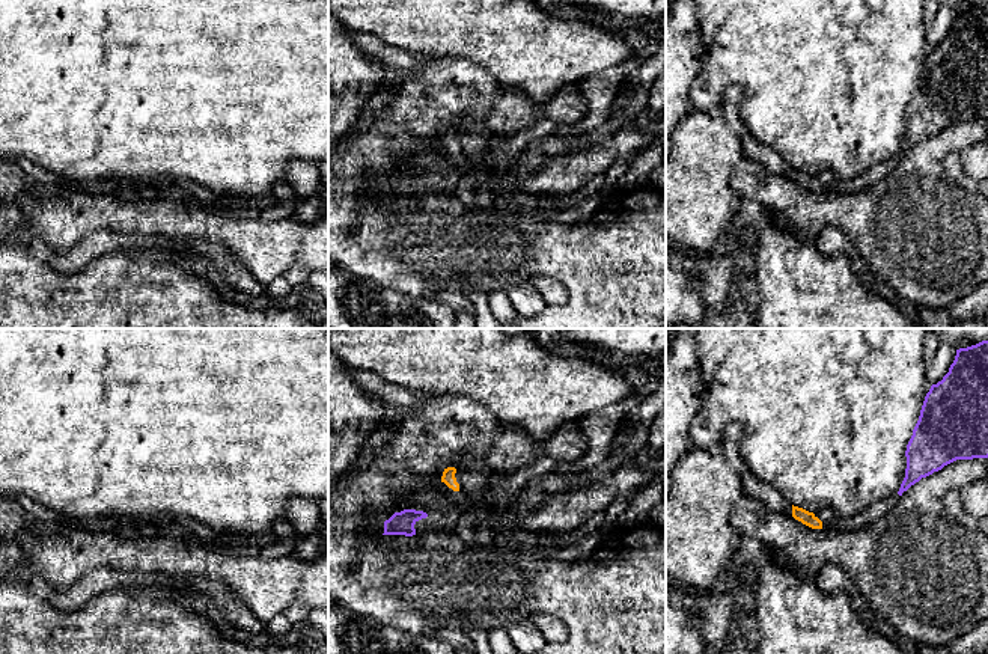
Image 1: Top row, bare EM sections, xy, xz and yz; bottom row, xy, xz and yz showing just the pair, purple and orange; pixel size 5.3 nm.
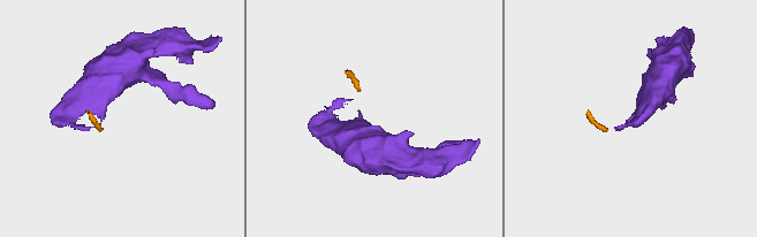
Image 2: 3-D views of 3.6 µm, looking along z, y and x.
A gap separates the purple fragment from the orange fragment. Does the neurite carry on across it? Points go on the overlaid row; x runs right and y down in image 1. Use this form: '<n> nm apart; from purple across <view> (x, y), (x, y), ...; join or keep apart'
190 nm apart; from purple across xz (425, 513), (449, 487); keep apart

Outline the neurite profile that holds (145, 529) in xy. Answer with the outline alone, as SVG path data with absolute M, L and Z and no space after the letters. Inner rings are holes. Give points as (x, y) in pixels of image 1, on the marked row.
M137 521L137 524L131 529L128 529L124 533L124 538L134 539L134 538L151 538L151 539L161 539L160 536L160 527L157 527L154 523L148 521Z

